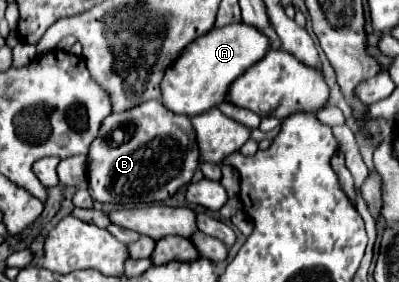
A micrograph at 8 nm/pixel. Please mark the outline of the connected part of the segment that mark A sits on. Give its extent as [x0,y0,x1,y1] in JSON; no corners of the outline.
[160,23,270,117]

